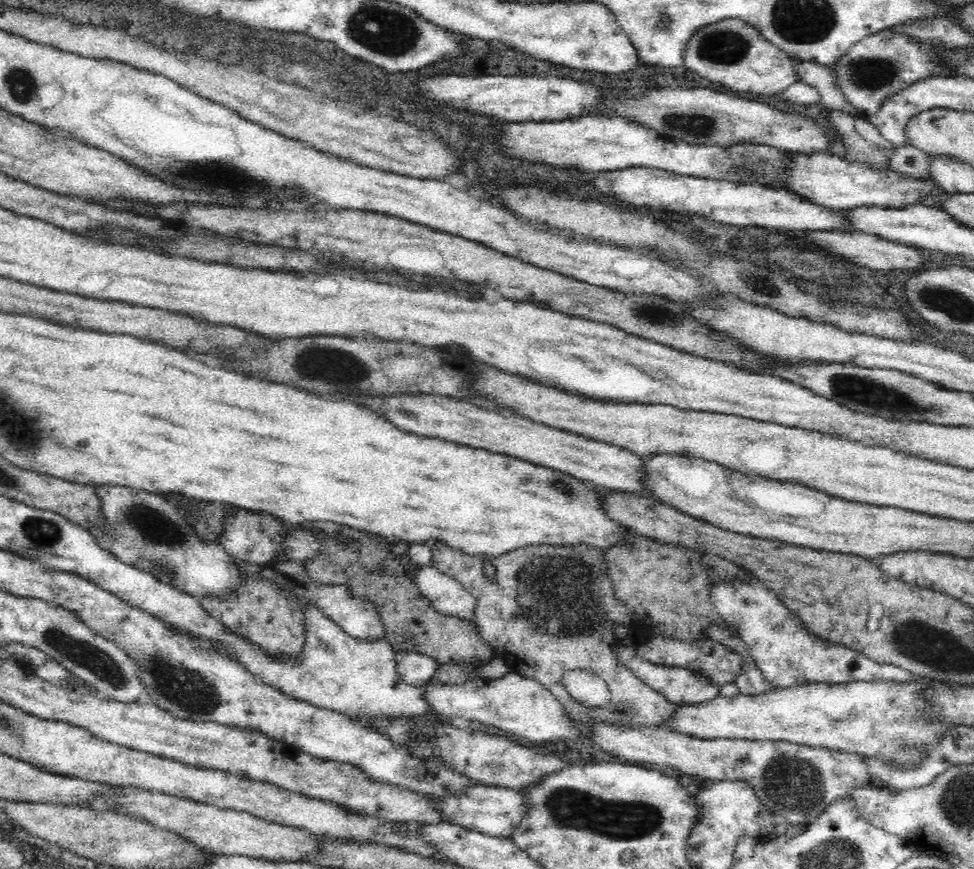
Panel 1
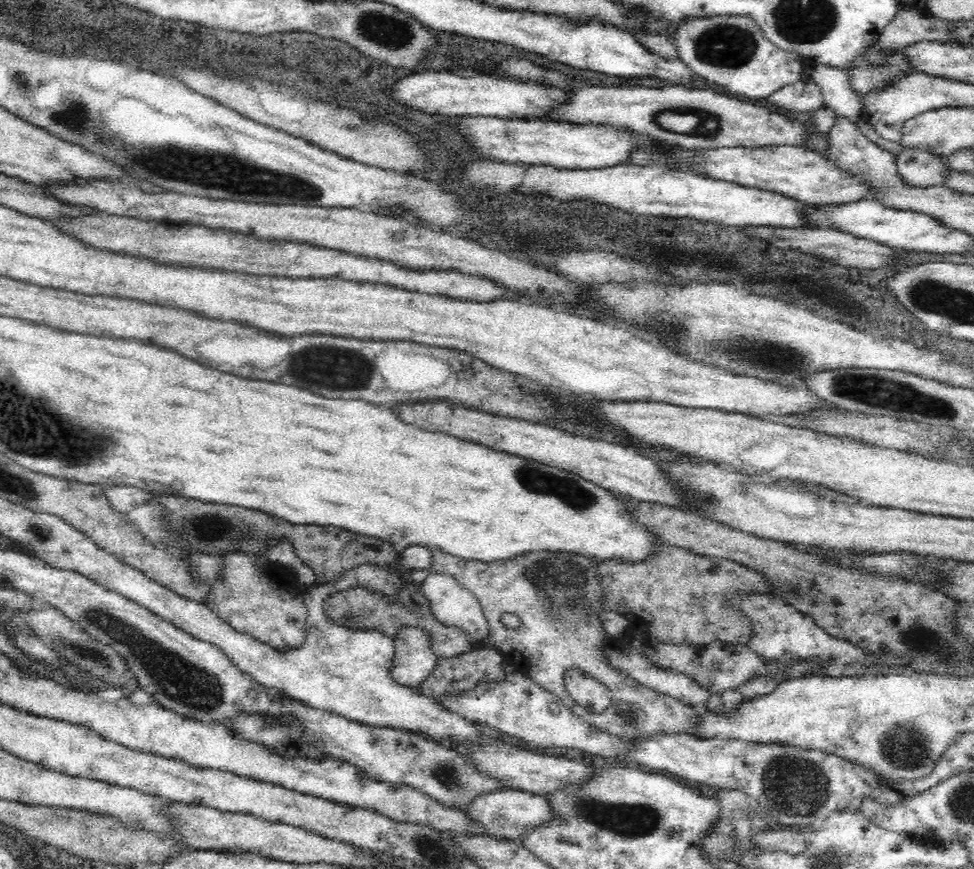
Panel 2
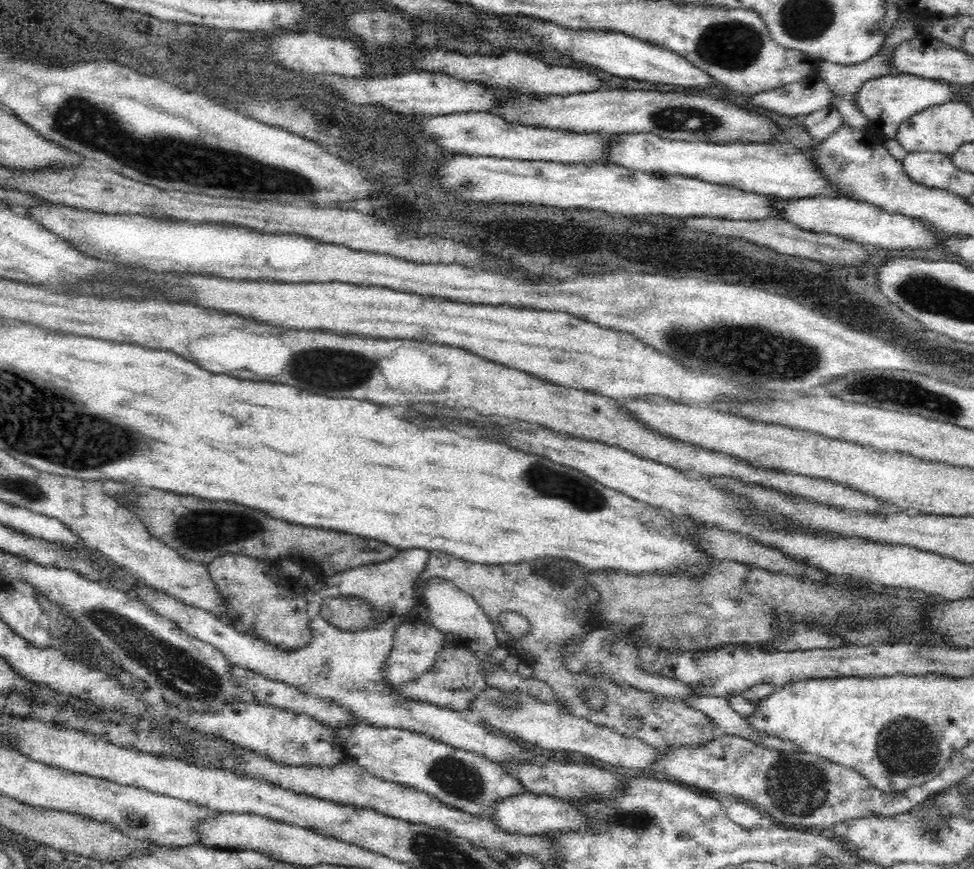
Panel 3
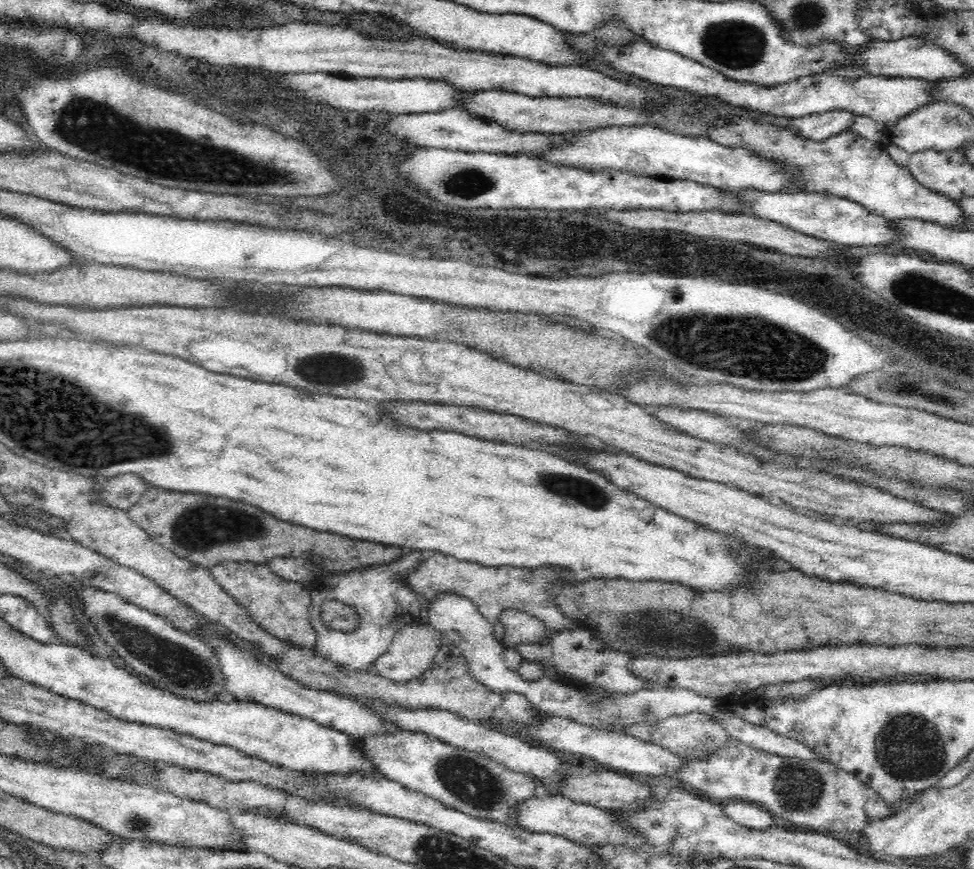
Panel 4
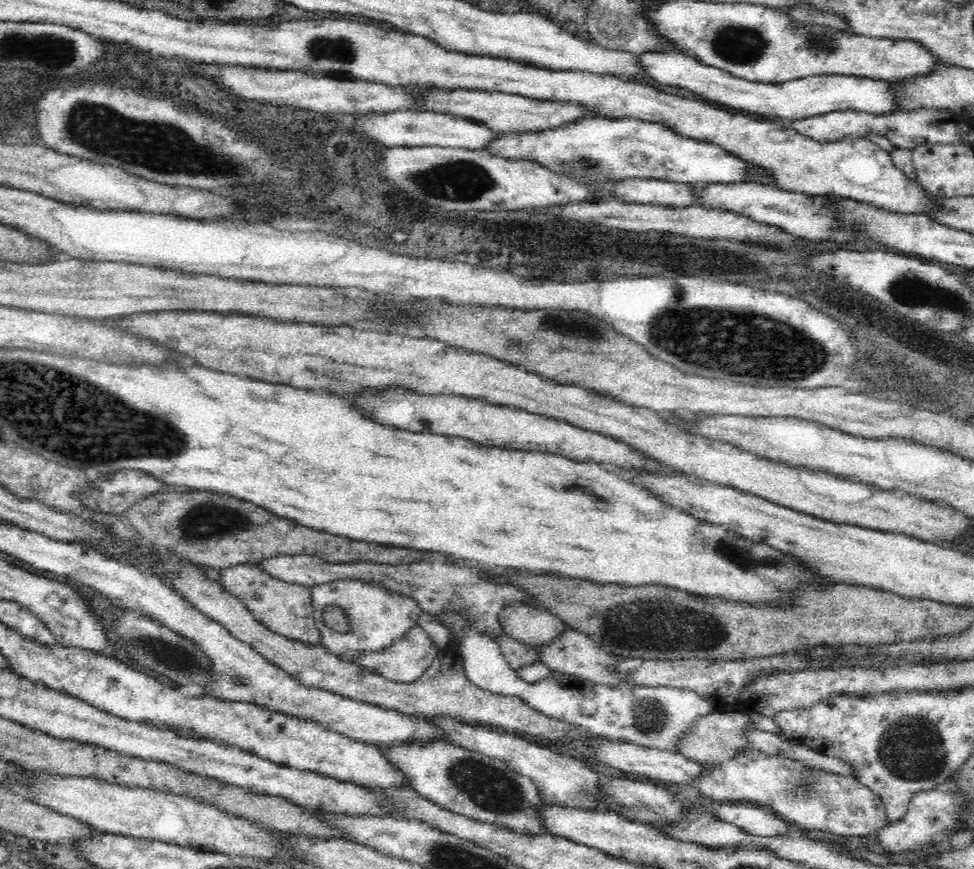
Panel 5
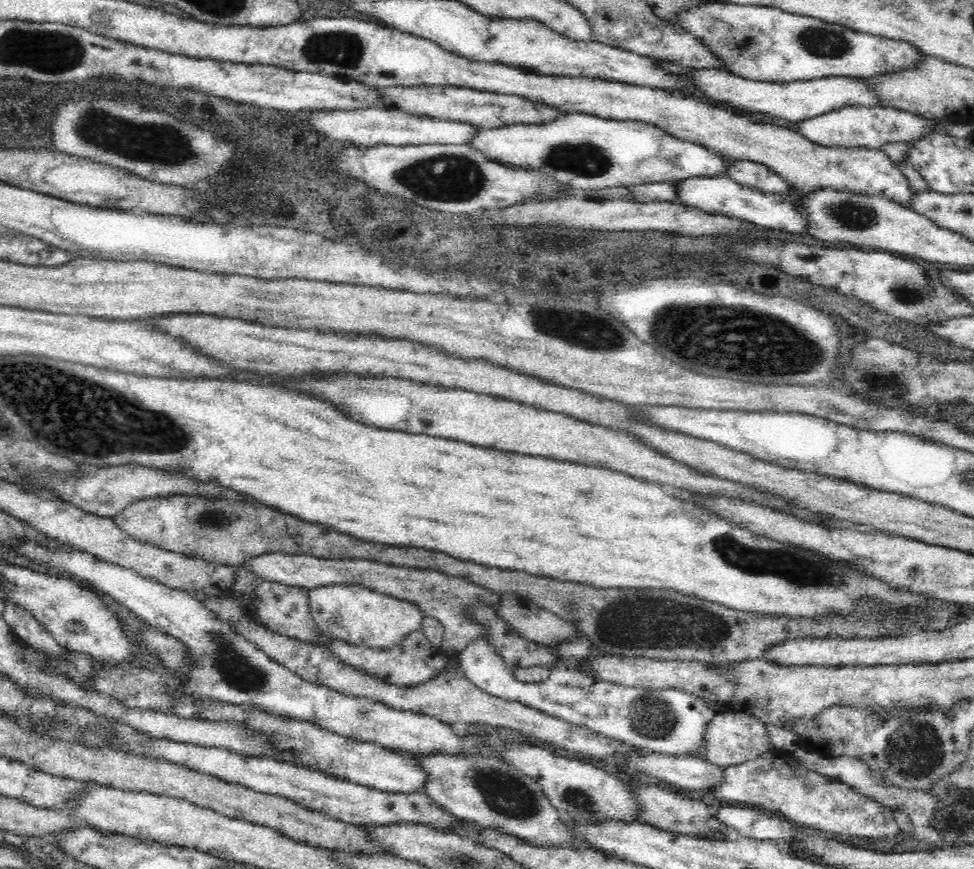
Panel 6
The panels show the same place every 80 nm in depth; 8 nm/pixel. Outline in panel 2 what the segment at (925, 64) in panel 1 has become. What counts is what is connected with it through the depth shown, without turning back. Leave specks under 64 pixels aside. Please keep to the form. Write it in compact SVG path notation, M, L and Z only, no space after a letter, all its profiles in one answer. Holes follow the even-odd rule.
M874 44L868 54L863 58L858 58L849 69L852 78L851 82L860 95L860 99L866 91L883 87L890 80L896 80L914 74L914 69L910 67L908 61L903 57L903 51L898 50L892 57L881 56L879 45Z

